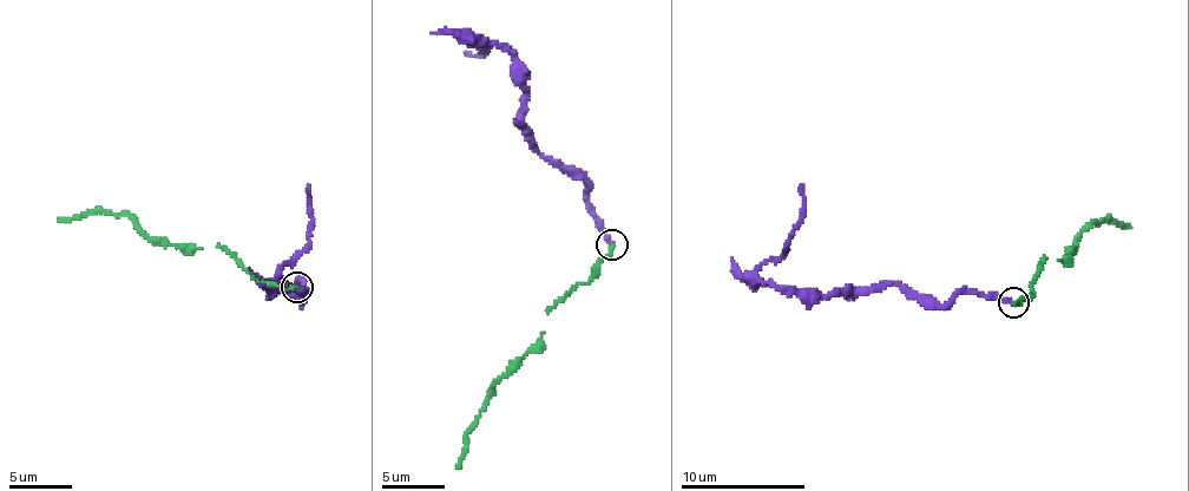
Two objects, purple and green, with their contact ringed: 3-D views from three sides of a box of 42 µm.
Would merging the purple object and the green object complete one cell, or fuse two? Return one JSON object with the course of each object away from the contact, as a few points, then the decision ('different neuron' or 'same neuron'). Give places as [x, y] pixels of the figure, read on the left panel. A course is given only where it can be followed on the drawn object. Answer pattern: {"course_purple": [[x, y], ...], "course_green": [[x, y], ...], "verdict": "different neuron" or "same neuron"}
{"course_purple": [[299, 286], [306, 281], [301, 295], [277, 289], [306, 296], [277, 275], [309, 242], [309, 185]], "course_green": [[297, 286], [258, 281], [218, 247], [157, 244], [140, 231], [127, 215], [84, 213], [58, 221]], "verdict": "different neuron"}

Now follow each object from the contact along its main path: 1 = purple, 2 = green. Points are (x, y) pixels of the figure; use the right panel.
1: (1012, 302), (958, 293), (941, 306), (877, 285), (806, 296), (767, 282), (756, 269), (802, 220), (801, 185)
2: (1015, 302), (1031, 295), (1044, 259), (1063, 260), (1072, 254), (1077, 240), (1091, 223), (1116, 220), (1129, 227)

